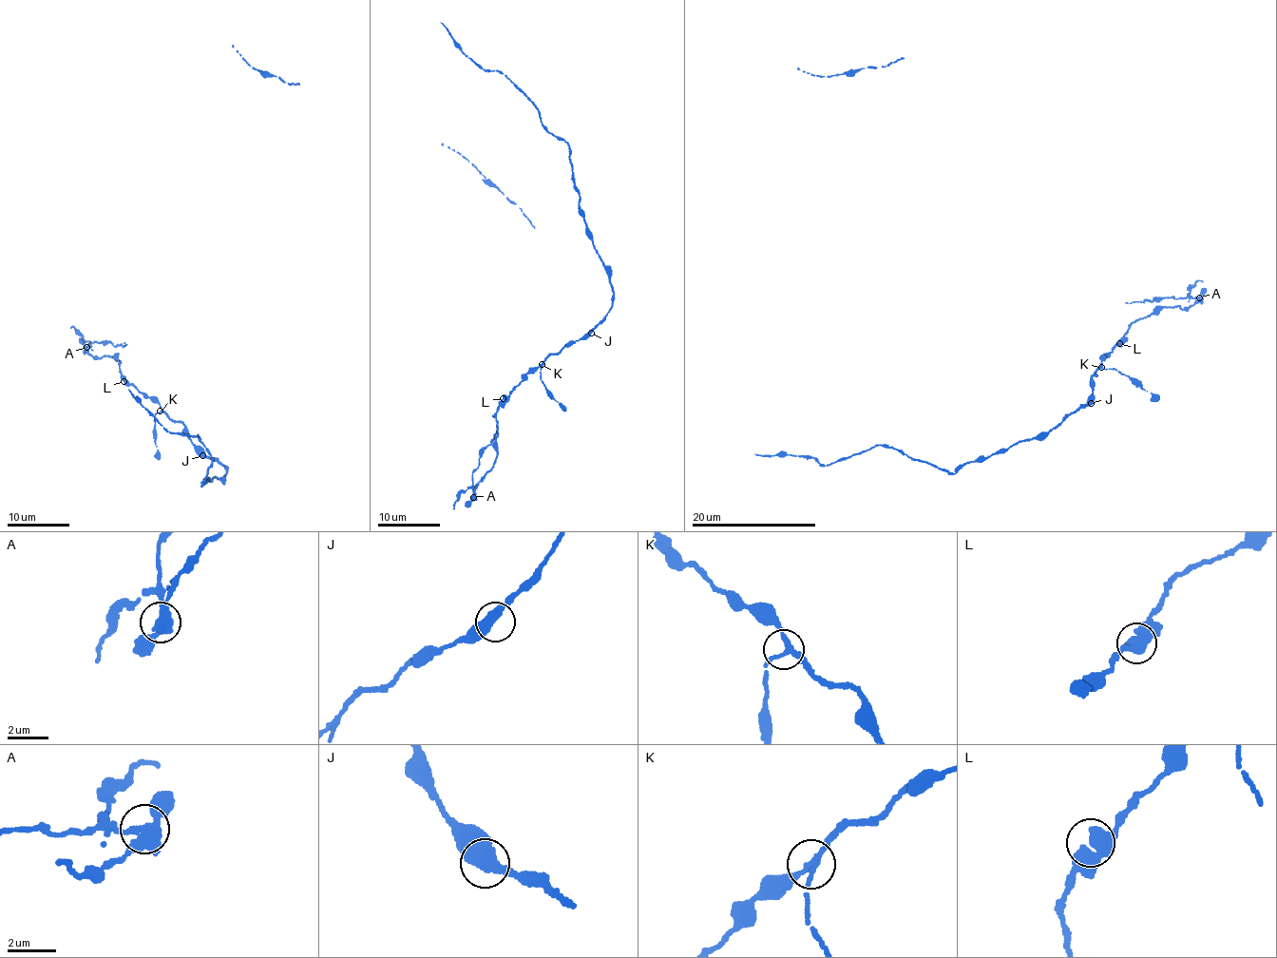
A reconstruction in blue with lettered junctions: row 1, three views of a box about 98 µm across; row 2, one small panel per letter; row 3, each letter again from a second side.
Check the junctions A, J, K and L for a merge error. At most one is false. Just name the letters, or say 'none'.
A

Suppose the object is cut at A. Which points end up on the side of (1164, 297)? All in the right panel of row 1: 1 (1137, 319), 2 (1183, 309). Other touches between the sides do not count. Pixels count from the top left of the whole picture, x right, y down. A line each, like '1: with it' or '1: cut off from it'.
1: cut off from it
2: cut off from it

